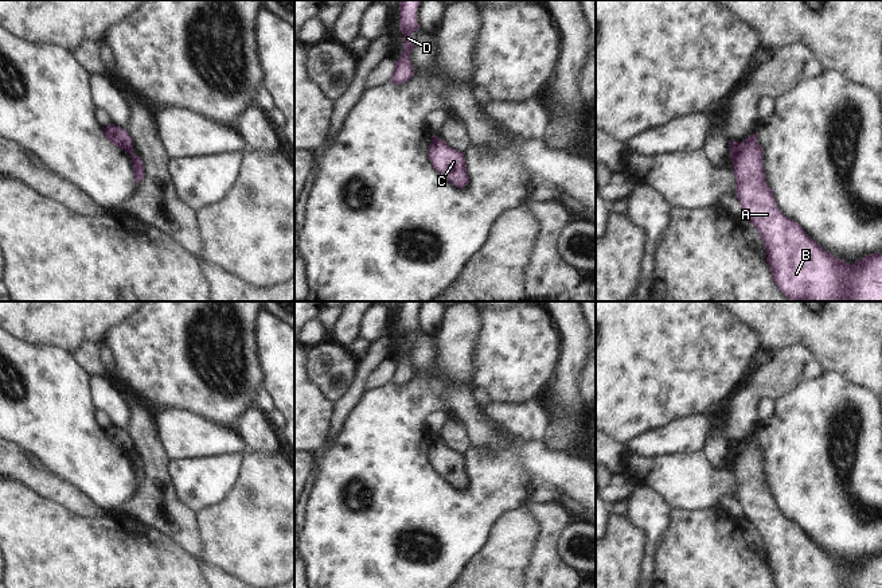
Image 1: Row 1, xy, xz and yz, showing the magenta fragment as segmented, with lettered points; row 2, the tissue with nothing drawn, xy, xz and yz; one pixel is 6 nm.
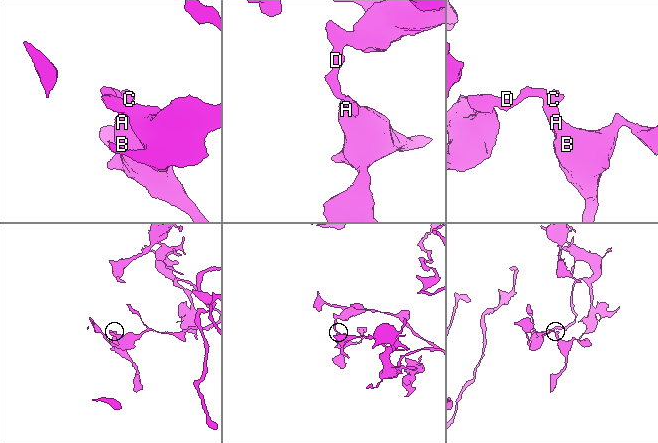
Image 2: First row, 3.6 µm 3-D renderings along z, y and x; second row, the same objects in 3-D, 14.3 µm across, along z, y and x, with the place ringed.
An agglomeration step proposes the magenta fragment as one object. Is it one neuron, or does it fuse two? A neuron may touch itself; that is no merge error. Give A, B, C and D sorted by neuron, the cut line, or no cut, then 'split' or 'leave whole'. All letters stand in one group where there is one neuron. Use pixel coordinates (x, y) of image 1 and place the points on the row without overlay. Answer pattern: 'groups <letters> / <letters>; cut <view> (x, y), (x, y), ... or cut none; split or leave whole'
groups A B C / D; cut yz (741, 444), (730, 455); split

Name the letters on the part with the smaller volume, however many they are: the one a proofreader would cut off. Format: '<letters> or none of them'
A, B, C

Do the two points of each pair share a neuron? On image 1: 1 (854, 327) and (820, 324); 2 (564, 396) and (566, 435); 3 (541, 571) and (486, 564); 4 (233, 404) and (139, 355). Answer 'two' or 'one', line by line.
1: one
2: two
3: two
4: one

